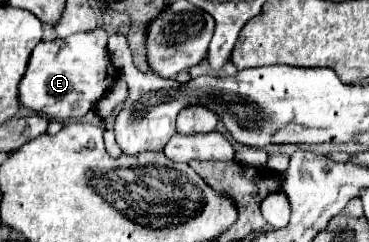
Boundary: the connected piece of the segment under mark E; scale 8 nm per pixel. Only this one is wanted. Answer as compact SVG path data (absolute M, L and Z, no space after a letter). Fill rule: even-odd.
M103 28L77 32L67 38L41 40L33 48L29 66L19 82L19 102L53 120L73 122L85 116L117 78L107 50L107 32Z

